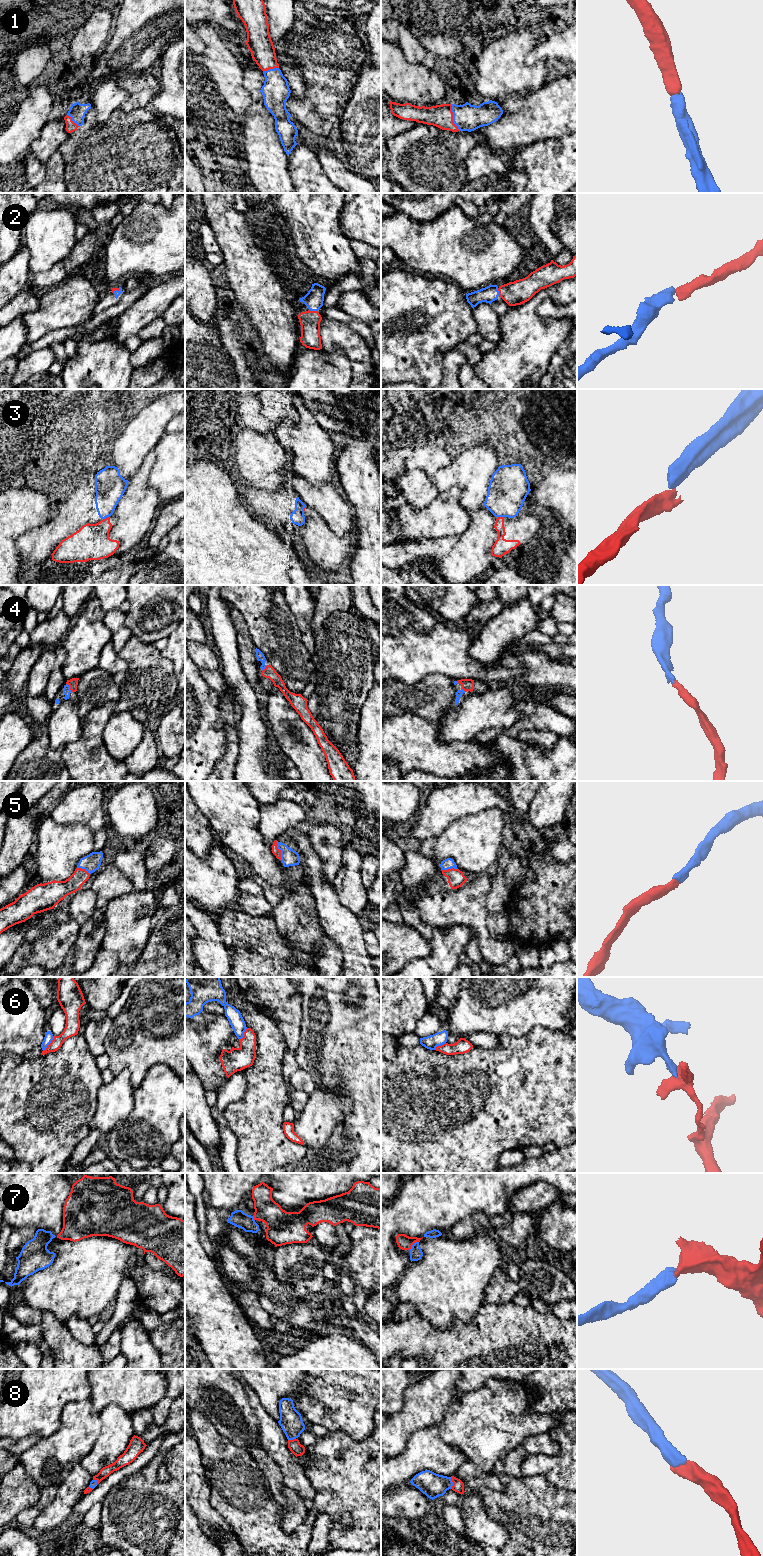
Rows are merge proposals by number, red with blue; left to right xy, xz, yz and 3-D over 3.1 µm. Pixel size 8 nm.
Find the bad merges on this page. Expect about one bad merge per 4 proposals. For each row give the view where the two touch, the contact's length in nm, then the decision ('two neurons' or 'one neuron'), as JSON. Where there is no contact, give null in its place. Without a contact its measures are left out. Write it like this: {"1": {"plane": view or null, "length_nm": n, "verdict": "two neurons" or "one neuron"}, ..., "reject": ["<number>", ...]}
{"1": {"plane": "yz", "length_nm": 220, "verdict": "one neuron"}, "2": {"plane": "xz", "length_nm": 70, "verdict": "one neuron"}, "3": {"plane": "yz", "length_nm": 60, "verdict": "two neurons"}, "4": {"plane": "xy", "length_nm": 80, "verdict": "one neuron"}, "5": {"plane": "xz", "length_nm": 160, "verdict": "one neuron"}, "6": {"plane": "xy", "length_nm": 150, "verdict": "two neurons"}, "7": {"plane": "yz", "length_nm": 100, "verdict": "one neuron"}, "8": {"plane": "yz", "length_nm": 100, "verdict": "one neuron"}, "reject": ["3", "6"]}

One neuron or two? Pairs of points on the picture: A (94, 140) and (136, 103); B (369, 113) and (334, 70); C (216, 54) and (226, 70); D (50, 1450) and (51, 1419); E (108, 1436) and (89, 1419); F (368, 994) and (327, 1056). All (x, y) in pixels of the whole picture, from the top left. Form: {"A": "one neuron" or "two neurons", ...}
{"A": "two neurons", "B": "two neurons", "C": "one neuron", "D": "two neurons", "E": "two neurons", "F": "one neuron"}

